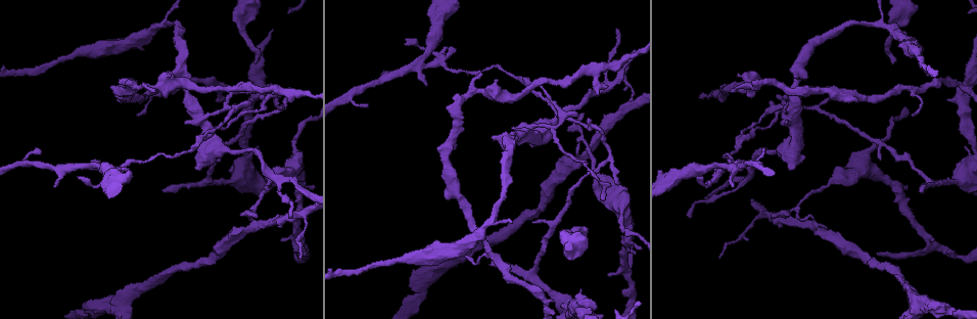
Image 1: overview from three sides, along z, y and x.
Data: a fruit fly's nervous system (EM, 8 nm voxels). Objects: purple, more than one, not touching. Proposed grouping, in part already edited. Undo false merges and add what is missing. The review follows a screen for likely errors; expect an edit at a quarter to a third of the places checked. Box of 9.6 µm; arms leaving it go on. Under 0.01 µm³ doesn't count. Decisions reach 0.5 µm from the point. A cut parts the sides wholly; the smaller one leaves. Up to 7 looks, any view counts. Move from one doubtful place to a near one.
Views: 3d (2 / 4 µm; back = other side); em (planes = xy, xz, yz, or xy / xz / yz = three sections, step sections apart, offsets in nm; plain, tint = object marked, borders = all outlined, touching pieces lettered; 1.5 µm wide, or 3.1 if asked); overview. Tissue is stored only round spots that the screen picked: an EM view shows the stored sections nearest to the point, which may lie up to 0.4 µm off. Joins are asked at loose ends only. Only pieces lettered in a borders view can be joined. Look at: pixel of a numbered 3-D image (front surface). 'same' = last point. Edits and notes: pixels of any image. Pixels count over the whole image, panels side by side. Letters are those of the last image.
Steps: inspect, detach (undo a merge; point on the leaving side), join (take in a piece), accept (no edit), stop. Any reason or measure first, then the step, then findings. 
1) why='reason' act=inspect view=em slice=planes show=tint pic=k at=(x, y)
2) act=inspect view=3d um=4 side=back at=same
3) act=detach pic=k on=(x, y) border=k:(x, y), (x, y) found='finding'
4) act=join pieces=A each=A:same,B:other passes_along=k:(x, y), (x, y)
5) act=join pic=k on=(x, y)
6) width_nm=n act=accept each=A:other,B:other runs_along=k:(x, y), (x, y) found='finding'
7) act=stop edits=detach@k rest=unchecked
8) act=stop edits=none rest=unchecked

why='branch stops here' act=inspect view=3d um=2 pic=1 at=(280, 239)

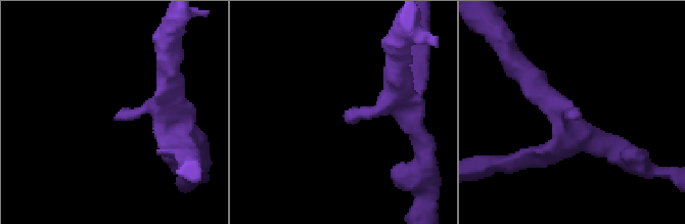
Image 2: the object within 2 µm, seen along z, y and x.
act=inspect view=em slice=xy step=8 show=borders pic=2 at=(573, 118)

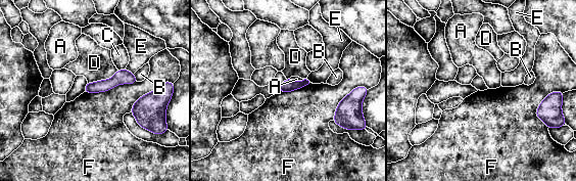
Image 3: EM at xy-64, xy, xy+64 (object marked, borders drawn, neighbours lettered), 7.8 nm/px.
longest_contact=F:420nm act=accept each=A:other,B:other,C:other,D:other,E:other,F:other runs_along=3:(133, 80), (117, 79), (87, 89) found='none of them fits'

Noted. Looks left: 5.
why='thin end' act=inspect view=3d um=4 pic=1 at=(534, 222)

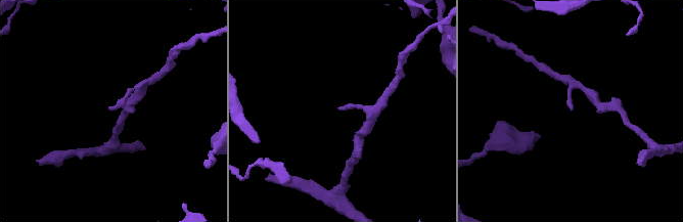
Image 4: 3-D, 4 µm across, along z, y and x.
why='need the tissue' act=inspect view=em slice=yz step=4 show=tint pic=4 at=(110, 107)

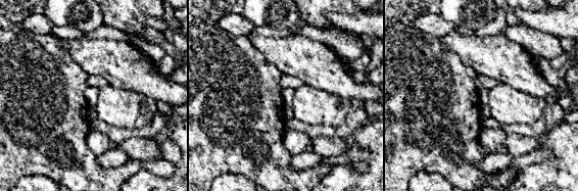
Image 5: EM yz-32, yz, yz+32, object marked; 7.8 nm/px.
act=inspect view=em slice=planes show=borders at=same

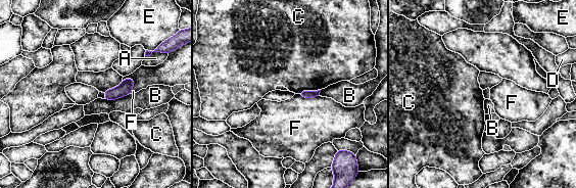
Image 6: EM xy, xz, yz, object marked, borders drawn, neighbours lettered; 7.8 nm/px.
act=accept each=A:other,B:other,C:other,D:other,E:other,F:other border=6:(129, 77), (134, 85), (127, 94) found='no lettered piece goes on from it'

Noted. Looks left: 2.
why='free end' act=inspect view=em slice=planes show=borders pic=1 at=(921, 190)

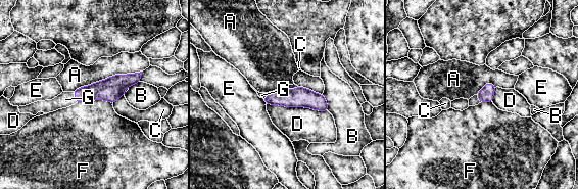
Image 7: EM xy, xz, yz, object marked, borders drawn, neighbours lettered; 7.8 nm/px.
act=join pieces=G each=A:other,B:other,C:other,D:other,E:other,F:other,G:same found='it goes on there'

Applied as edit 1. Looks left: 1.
act=stop edits=join@7 rest=unchecked

